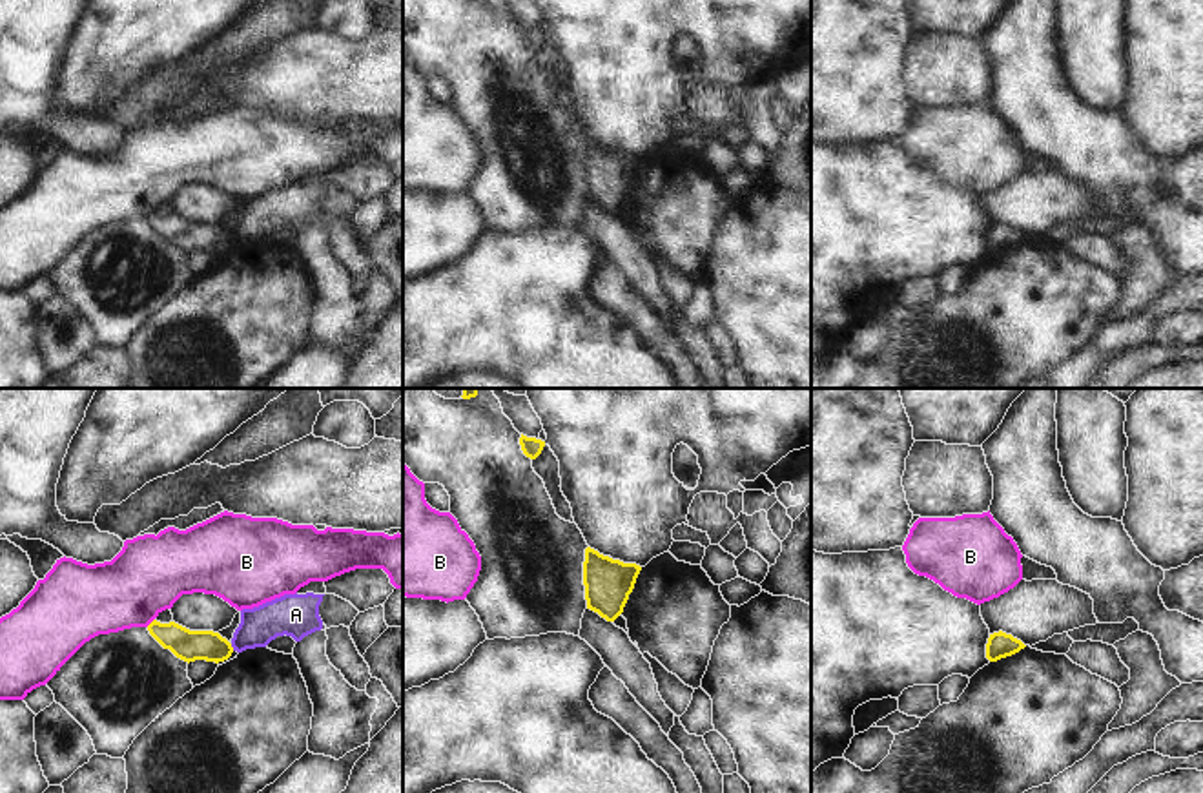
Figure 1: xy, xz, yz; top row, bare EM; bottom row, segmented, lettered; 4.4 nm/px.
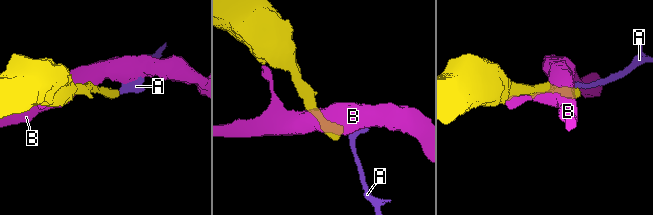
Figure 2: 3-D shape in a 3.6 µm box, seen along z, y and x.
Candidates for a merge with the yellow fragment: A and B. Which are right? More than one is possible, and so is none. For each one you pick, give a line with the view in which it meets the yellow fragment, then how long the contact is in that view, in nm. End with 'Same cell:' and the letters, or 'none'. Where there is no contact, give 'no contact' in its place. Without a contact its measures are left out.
Same cell: none

